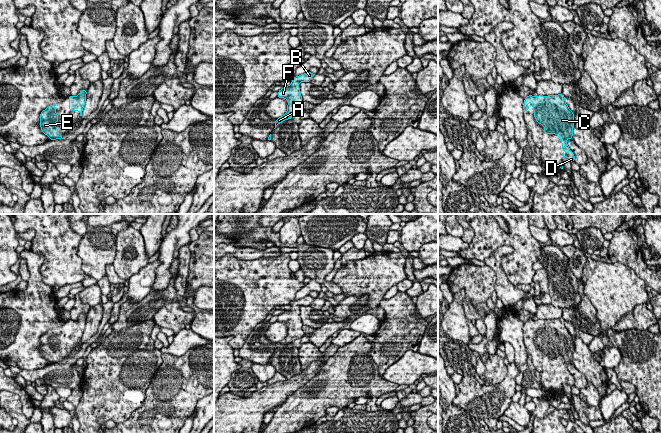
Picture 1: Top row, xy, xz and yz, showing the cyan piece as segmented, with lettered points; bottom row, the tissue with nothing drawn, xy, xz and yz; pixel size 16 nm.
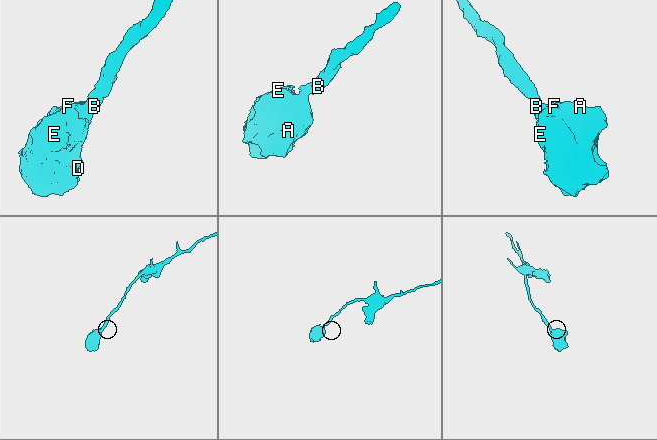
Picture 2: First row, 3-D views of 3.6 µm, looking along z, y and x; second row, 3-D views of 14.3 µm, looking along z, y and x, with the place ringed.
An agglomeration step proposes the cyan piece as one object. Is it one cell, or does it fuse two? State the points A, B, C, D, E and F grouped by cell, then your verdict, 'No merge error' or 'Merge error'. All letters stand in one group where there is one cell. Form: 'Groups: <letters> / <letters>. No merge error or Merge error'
Groups: A B C D E F. No merge error

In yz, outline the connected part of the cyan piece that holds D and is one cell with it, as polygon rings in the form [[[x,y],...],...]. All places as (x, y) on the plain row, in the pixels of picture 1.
[[[563,318],[558,319],[548,319],[542,320],[538,319],[534,321],[533,319],[529,319],[524,323],[523,326],[523,334],[528,335],[529,330],[527,329],[529,326],[532,326],[534,341],[539,348],[544,350],[545,358],[555,358],[560,361],[560,365],[562,366],[562,374],[566,375],[562,377],[562,384],[568,384],[570,386],[575,385],[574,377],[570,374],[567,369],[567,362],[573,363],[573,351],[574,351],[574,338],[568,332],[568,329],[565,326],[565,320]]]

